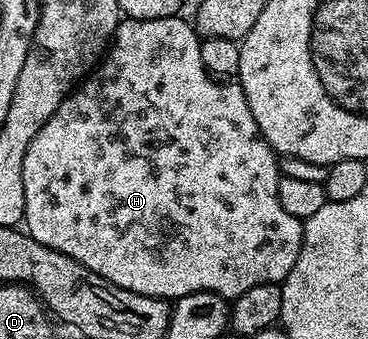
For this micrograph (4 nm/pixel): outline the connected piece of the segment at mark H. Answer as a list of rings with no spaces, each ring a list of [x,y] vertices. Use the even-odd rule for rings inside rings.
[[[183,16],[174,18],[124,17],[109,42],[109,49],[97,69],[67,95],[67,99],[49,116],[45,128],[33,136],[29,152],[25,152],[23,165],[25,176],[25,212],[23,222],[26,233],[41,244],[57,252],[65,252],[73,260],[85,264],[97,276],[117,284],[117,288],[129,288],[154,298],[174,300],[193,292],[212,290],[222,298],[234,300],[241,292],[249,292],[257,284],[282,283],[289,276],[303,243],[303,222],[297,216],[289,216],[281,208],[279,199],[279,158],[271,145],[263,139],[249,112],[249,100],[235,80],[216,80],[201,64],[201,38],[194,25]]]

